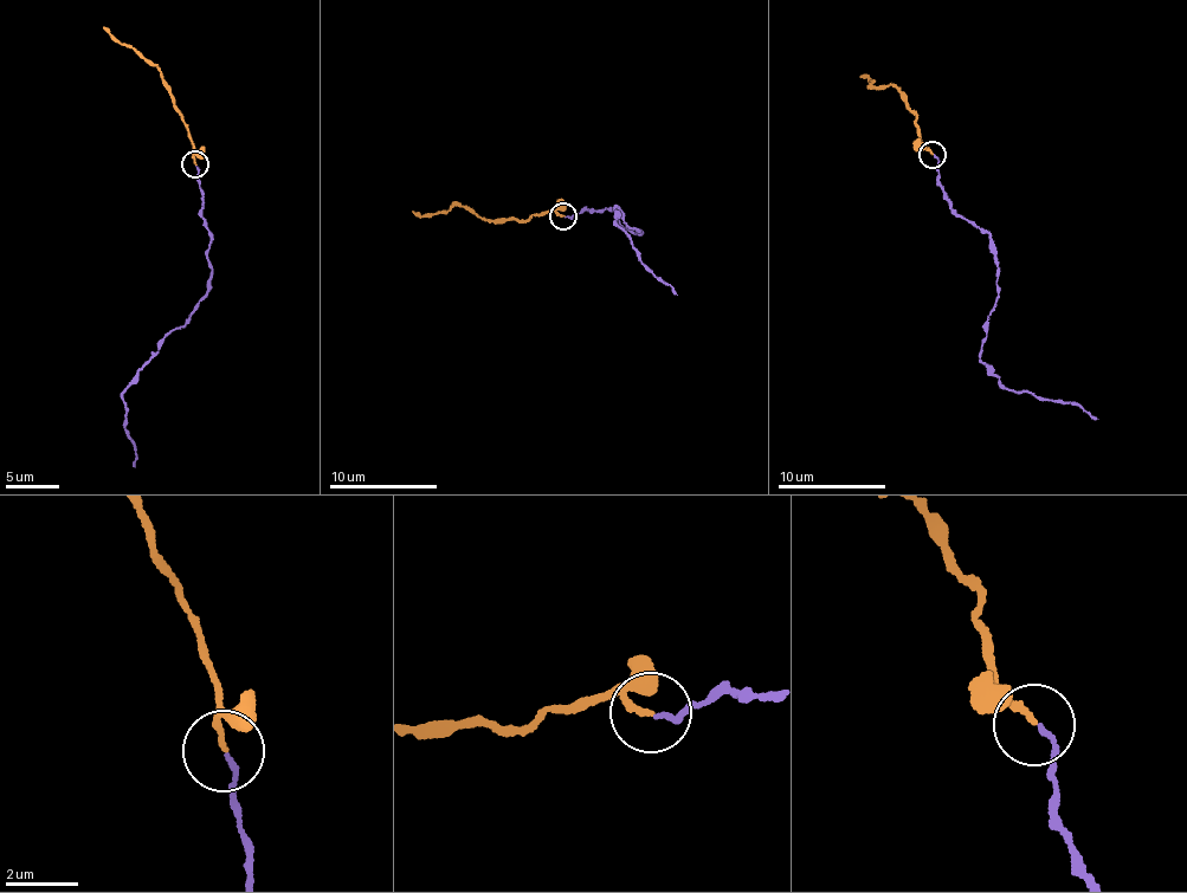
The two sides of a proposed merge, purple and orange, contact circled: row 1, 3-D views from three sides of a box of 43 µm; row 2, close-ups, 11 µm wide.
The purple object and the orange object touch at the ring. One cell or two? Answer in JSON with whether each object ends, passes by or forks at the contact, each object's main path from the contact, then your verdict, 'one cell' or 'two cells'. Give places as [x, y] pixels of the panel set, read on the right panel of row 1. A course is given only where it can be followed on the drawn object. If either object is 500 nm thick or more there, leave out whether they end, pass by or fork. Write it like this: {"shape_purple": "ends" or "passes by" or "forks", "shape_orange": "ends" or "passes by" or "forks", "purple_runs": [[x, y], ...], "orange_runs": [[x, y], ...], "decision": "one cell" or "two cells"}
{"shape_purple": "ends", "shape_orange": "ends", "purple_runs": [[933, 154], [950, 212], [989, 235], [999, 292], [979, 354], [981, 361], [1013, 392], [1069, 402], [1097, 418]], "orange_runs": [[933, 154], [920, 144], [918, 128], [907, 96], [894, 86], [876, 86], [860, 77]], "decision": "one cell"}

